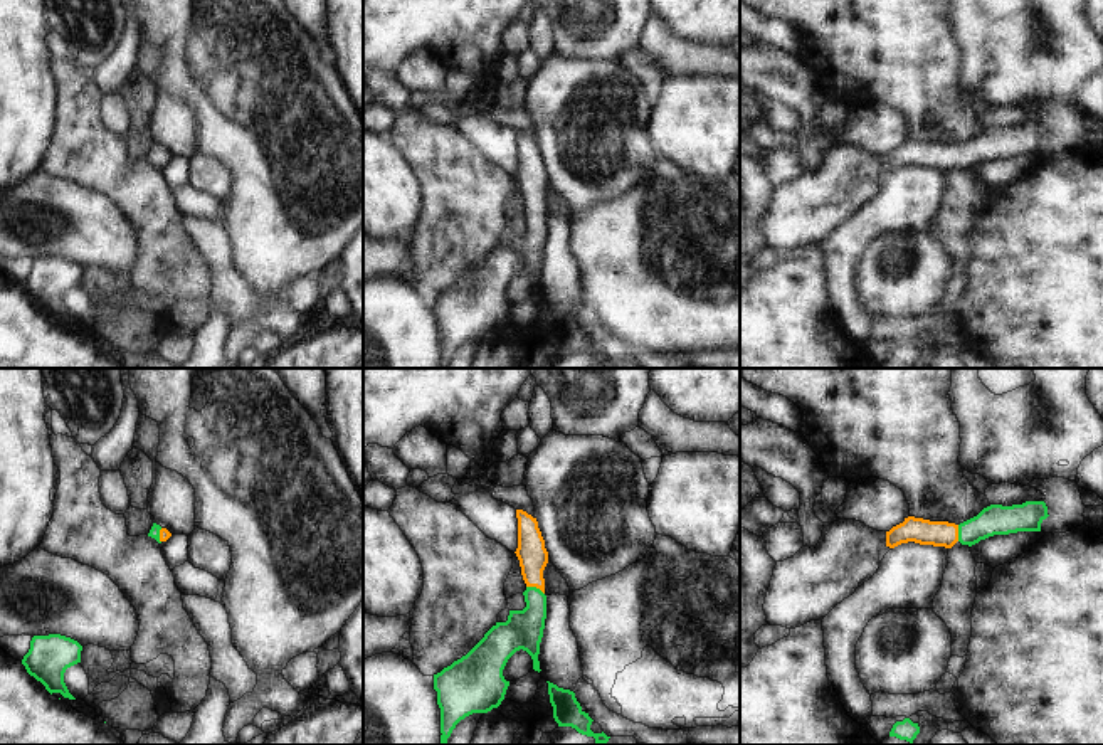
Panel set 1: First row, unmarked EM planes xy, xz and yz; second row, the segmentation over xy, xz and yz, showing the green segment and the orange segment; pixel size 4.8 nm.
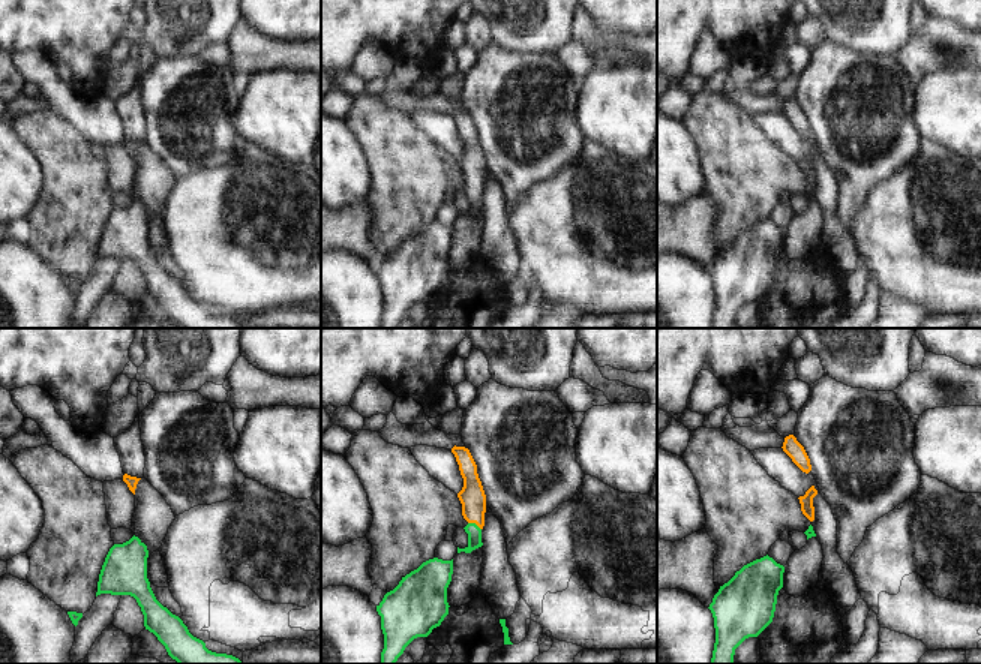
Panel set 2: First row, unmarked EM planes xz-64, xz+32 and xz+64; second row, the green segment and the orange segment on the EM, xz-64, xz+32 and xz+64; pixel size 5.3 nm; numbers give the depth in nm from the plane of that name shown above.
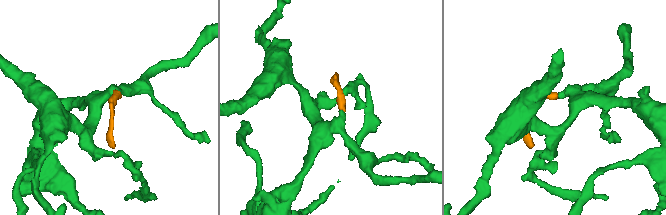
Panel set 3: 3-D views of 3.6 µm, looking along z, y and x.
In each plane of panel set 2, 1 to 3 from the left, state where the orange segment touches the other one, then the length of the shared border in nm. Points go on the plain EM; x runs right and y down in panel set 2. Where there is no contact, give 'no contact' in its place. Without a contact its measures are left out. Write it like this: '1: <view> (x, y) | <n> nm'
1: no contact
2: xz+32 (474, 188) | 80 nm
3: no contact

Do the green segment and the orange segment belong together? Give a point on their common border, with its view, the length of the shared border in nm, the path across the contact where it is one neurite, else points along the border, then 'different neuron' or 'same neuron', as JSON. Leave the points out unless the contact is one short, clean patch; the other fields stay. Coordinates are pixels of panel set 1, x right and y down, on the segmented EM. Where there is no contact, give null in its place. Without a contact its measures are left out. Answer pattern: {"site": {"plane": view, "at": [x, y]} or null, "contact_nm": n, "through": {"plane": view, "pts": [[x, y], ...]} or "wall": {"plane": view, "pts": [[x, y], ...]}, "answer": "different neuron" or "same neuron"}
{"site": {"plane": "xz", "at": [535, 587]}, "contact_nm": 100, "through": {"plane": "xz", "pts": [[523, 629], [535, 612], [535, 587], [532, 554]]}, "answer": "same neuron"}

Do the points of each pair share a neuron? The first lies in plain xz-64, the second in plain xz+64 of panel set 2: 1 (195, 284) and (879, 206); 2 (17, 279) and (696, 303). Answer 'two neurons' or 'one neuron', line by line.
1: one neuron
2: one neuron

